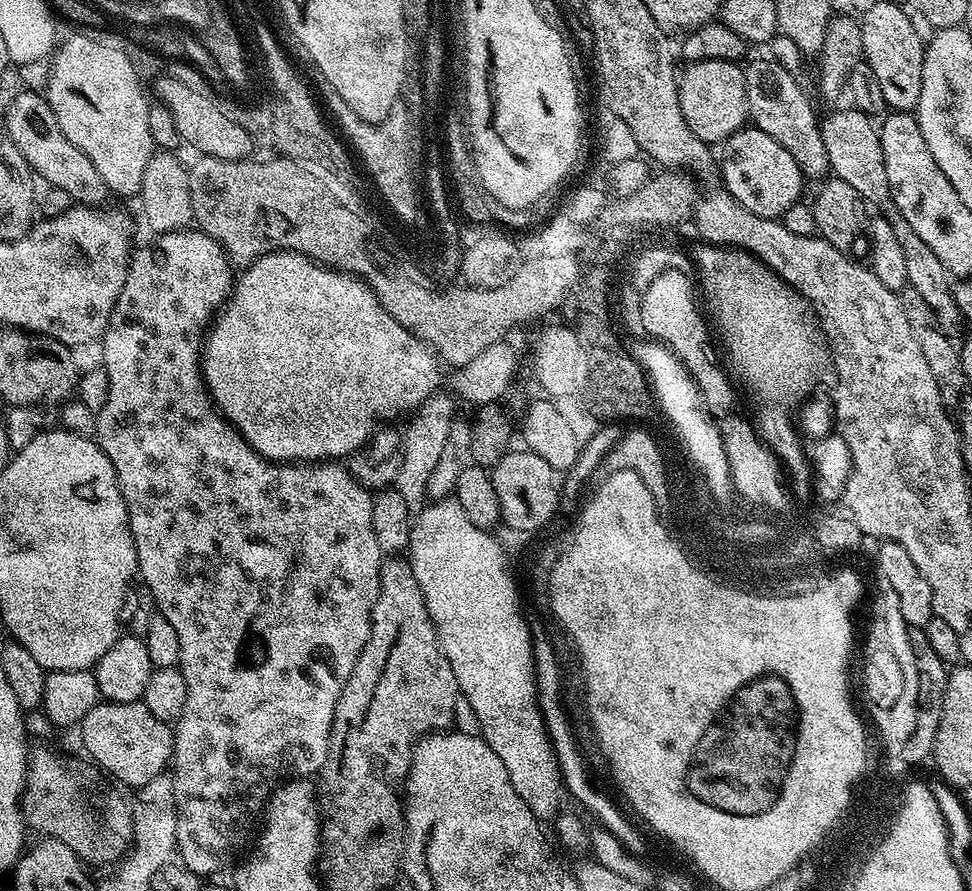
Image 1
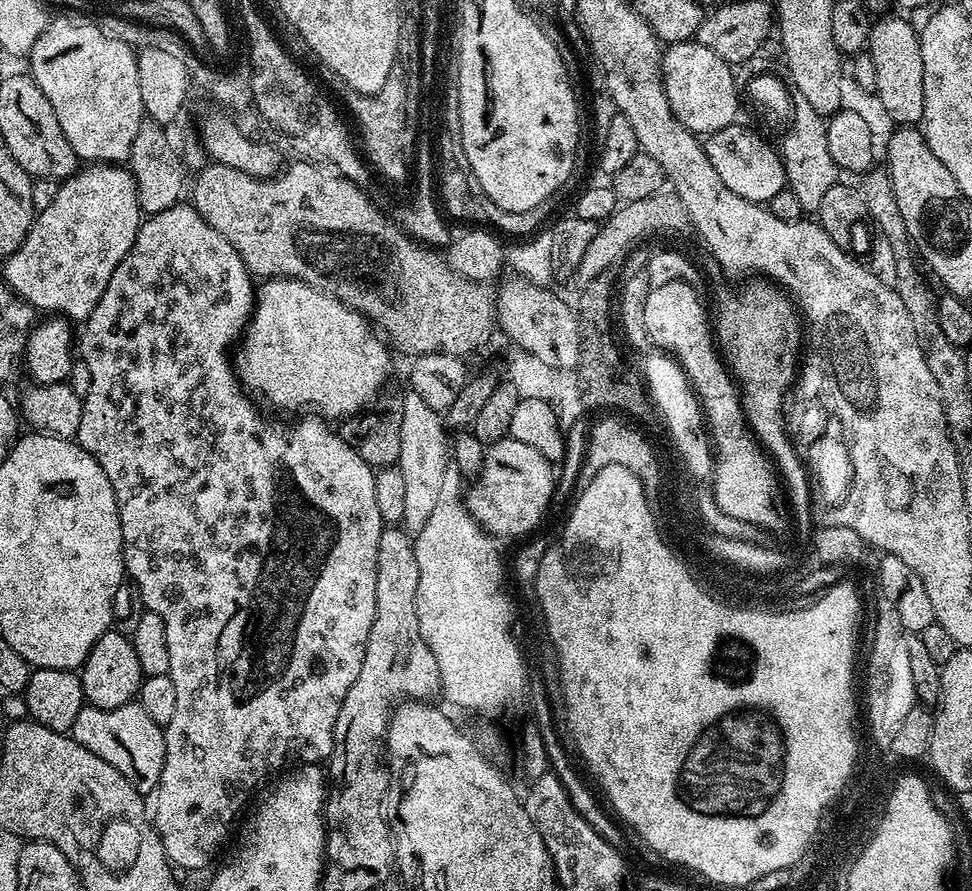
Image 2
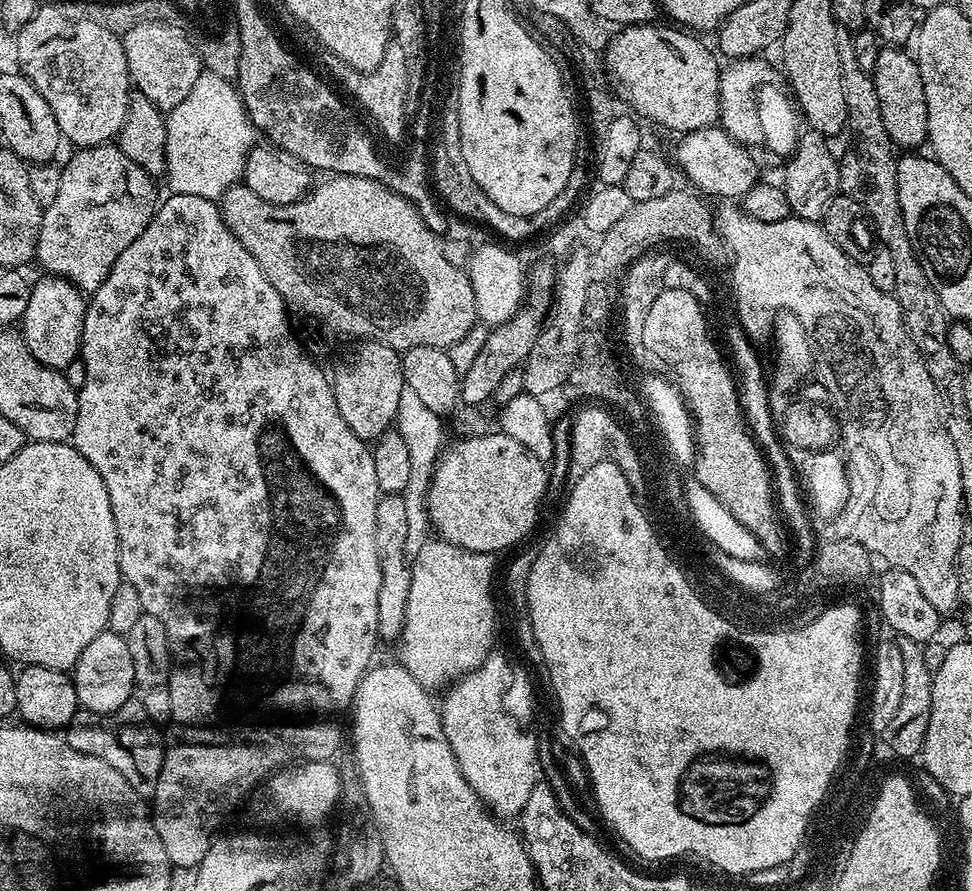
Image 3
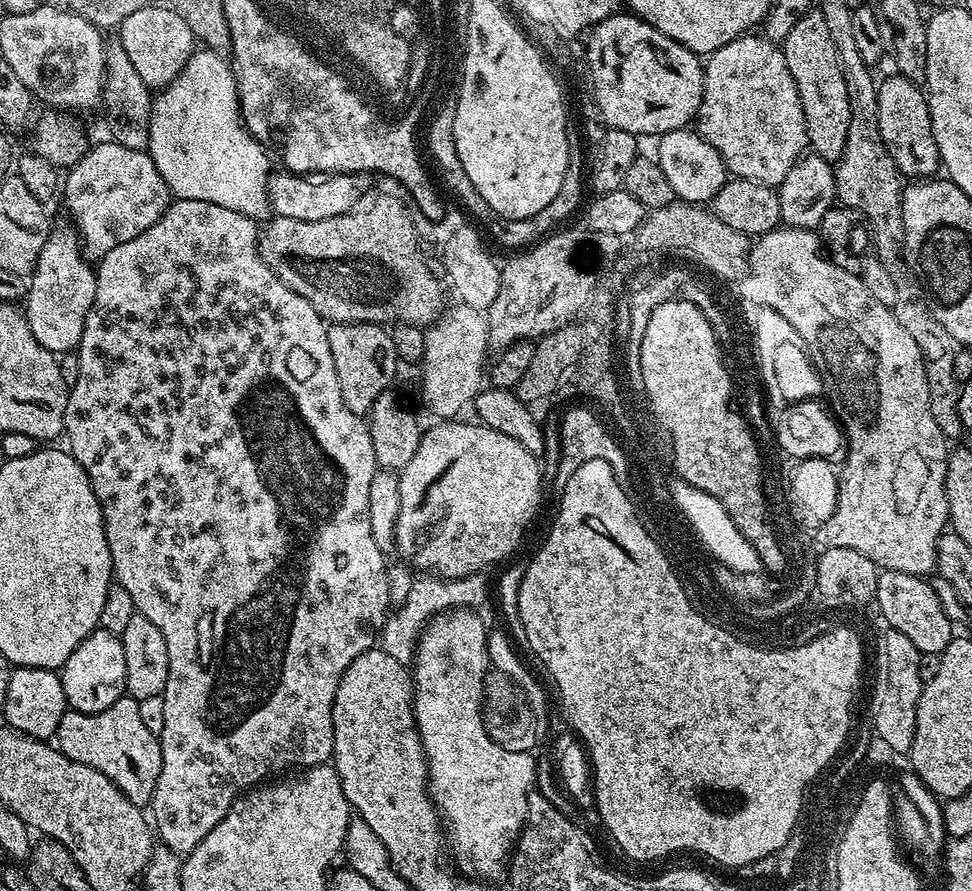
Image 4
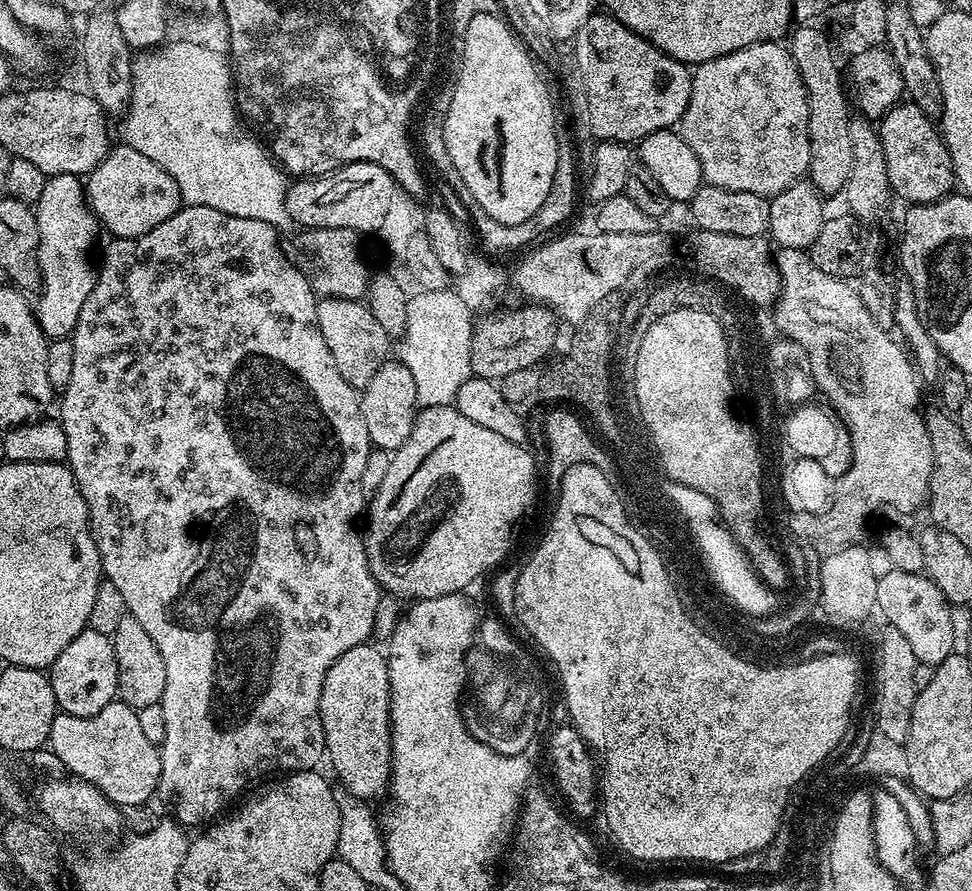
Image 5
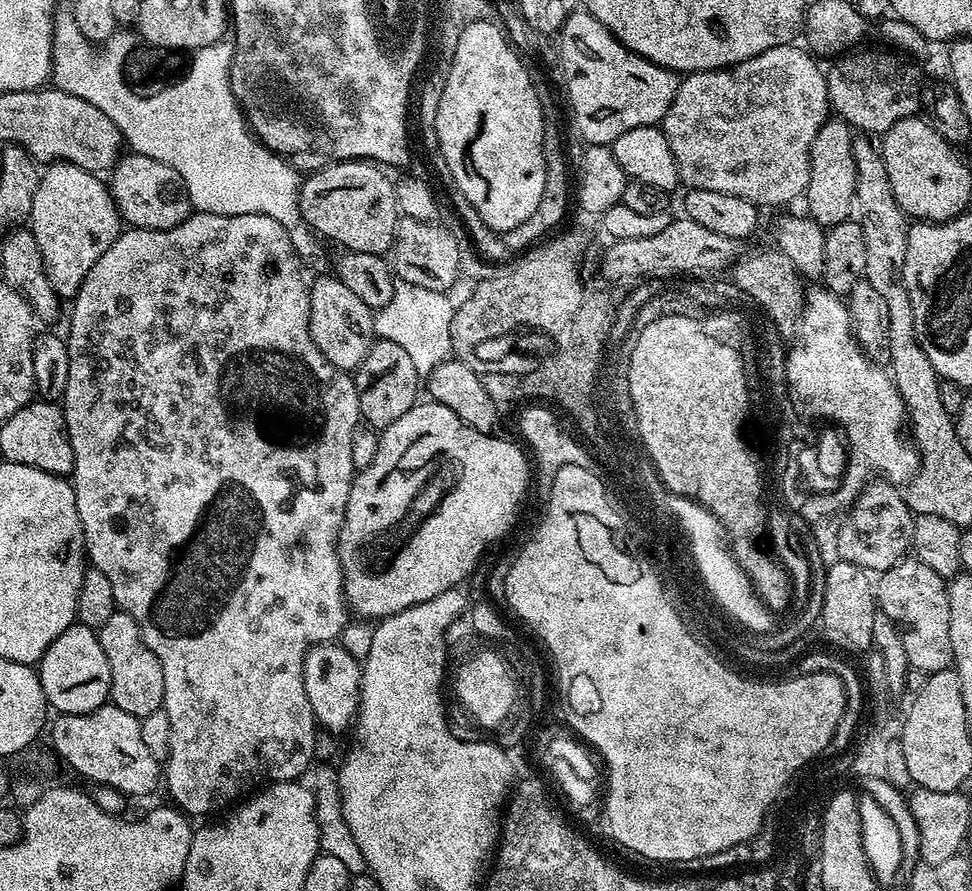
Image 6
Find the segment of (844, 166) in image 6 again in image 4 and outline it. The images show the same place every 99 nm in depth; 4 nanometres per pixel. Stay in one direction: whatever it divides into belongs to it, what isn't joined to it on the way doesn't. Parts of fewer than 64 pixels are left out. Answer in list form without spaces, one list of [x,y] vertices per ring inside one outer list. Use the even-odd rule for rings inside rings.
[[[810,10],[805,16],[798,18],[794,30],[790,30],[790,34],[786,34],[786,38],[782,41],[782,51],[786,58],[786,67],[794,78],[794,86],[798,86],[798,98],[802,98],[802,114],[806,118],[808,148],[822,159],[835,162],[839,160],[846,146],[846,130],[850,130],[850,98],[846,98],[846,82],[842,78],[838,50],[834,50],[834,38],[830,38],[826,18],[822,18],[818,10]]]

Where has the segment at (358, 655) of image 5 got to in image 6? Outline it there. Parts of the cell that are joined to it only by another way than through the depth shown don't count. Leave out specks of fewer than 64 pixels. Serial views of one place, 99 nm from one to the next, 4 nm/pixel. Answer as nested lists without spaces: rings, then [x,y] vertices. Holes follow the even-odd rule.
[[[339,642],[314,644],[304,659],[304,685],[306,698],[310,698],[310,706],[316,715],[317,725],[323,726],[329,733],[339,734],[353,727],[360,710],[360,673],[362,664],[343,648]]]

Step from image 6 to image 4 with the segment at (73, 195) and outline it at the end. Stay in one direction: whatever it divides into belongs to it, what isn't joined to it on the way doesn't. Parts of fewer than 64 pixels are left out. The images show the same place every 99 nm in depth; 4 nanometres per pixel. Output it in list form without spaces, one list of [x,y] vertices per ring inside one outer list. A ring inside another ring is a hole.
[[[53,227],[46,246],[38,254],[38,262],[26,288],[26,315],[30,334],[38,338],[46,350],[63,354],[79,349],[86,314],[96,297],[96,269],[86,262],[79,236],[71,227]]]

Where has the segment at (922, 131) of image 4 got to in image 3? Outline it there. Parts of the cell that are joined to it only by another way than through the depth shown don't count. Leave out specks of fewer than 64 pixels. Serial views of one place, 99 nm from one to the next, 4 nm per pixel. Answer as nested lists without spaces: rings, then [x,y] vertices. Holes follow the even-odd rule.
[[[900,46],[881,47],[878,54],[878,66],[871,72],[874,86],[878,90],[878,106],[882,110],[882,126],[886,126],[886,134],[892,140],[893,145],[900,150],[916,150],[928,138],[928,111],[926,110],[926,90],[922,86],[920,68],[916,65],[915,55]]]

